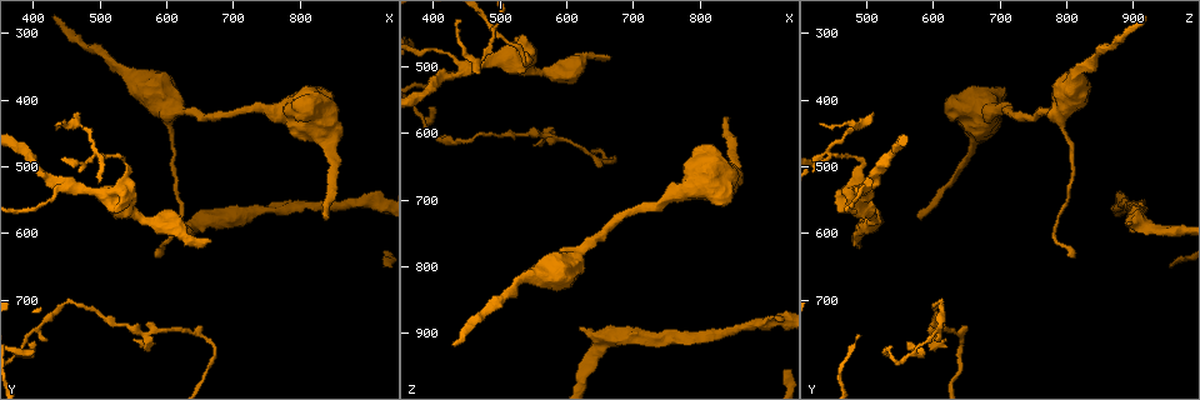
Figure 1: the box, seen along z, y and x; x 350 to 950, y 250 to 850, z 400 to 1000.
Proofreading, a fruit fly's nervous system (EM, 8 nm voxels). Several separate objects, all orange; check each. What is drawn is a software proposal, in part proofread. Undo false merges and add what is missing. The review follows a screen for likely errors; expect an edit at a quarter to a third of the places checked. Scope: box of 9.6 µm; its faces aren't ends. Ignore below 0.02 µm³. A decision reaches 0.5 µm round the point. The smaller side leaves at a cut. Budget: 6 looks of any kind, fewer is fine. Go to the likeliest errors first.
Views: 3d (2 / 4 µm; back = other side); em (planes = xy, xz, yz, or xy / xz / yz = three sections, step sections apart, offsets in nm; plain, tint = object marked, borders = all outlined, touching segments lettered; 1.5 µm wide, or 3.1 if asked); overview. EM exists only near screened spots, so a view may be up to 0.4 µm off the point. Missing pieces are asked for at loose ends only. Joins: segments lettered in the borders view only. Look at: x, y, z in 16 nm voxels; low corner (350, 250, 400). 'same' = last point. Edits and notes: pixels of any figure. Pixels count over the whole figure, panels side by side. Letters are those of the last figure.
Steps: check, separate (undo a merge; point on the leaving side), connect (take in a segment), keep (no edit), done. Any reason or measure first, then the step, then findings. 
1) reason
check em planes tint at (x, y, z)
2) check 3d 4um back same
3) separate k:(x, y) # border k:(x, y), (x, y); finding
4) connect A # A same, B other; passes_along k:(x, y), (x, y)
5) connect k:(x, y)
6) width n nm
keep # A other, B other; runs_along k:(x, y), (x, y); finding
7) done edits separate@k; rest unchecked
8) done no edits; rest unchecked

an open end
check 3d 2um at (845, 580, 575)

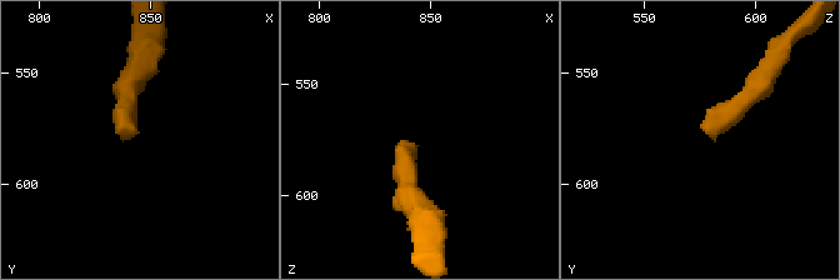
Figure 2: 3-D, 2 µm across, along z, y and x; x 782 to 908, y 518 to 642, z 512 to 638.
check em xz step 4 borders at (843, 579, 578)

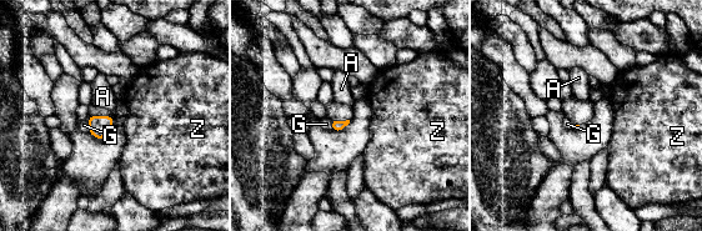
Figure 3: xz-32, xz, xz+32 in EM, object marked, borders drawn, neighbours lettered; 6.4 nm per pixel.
cut it another way
check em planes borders same

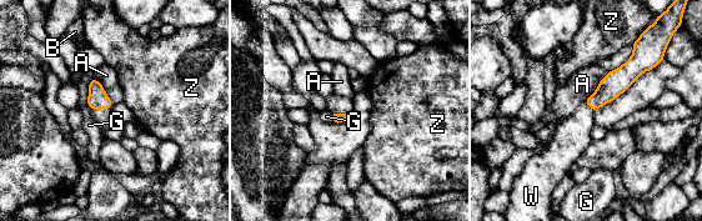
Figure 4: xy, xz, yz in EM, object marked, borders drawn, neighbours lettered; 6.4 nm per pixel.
connect W # A other, B other, G other, W same, Z other; passes_along 4:(98, 99), (100, 108), (103, 117); it goes on there

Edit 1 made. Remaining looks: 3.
see it whole again
check overview

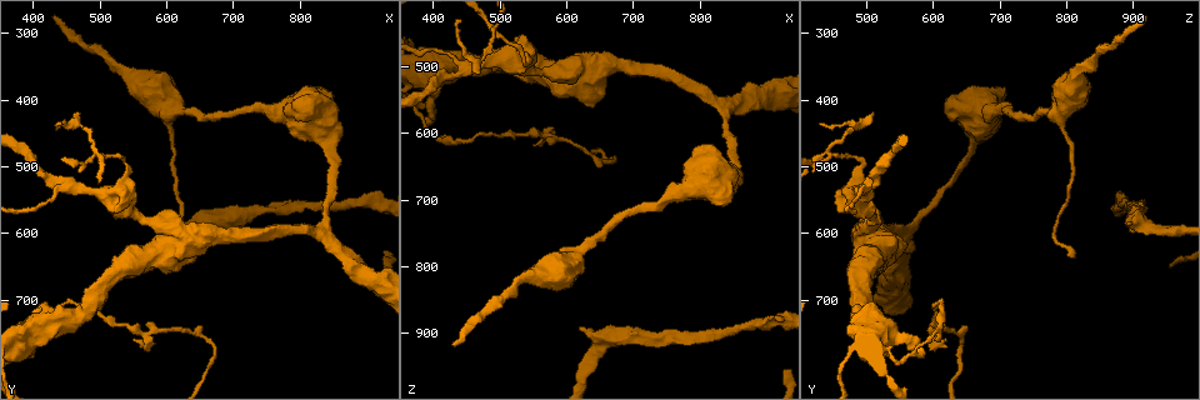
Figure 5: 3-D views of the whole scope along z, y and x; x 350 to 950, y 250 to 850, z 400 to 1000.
four or more arms meet
check em planes borders at (490, 485, 450)

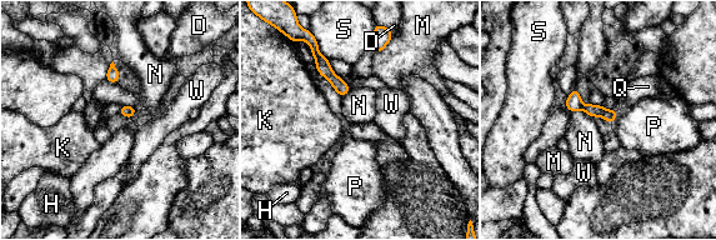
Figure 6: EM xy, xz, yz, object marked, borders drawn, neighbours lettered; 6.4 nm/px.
keep # D other, H other, K other, M other, N other, P other, Q other, S other, W other; runs_along 6:(570, 99), (591, 110), (614, 113); one neuron here

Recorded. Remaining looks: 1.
done edits connect@4; rest unchecked

